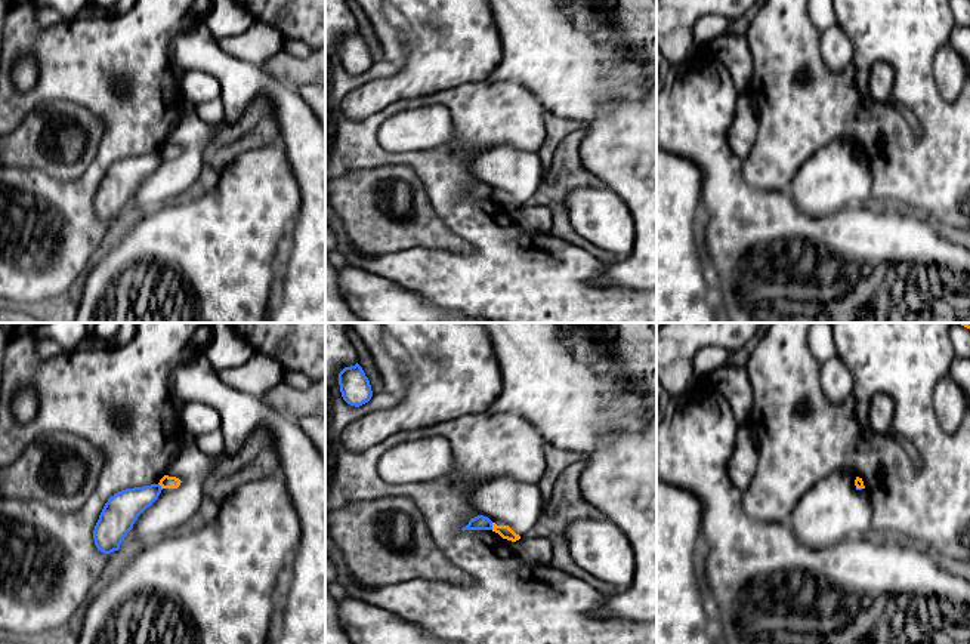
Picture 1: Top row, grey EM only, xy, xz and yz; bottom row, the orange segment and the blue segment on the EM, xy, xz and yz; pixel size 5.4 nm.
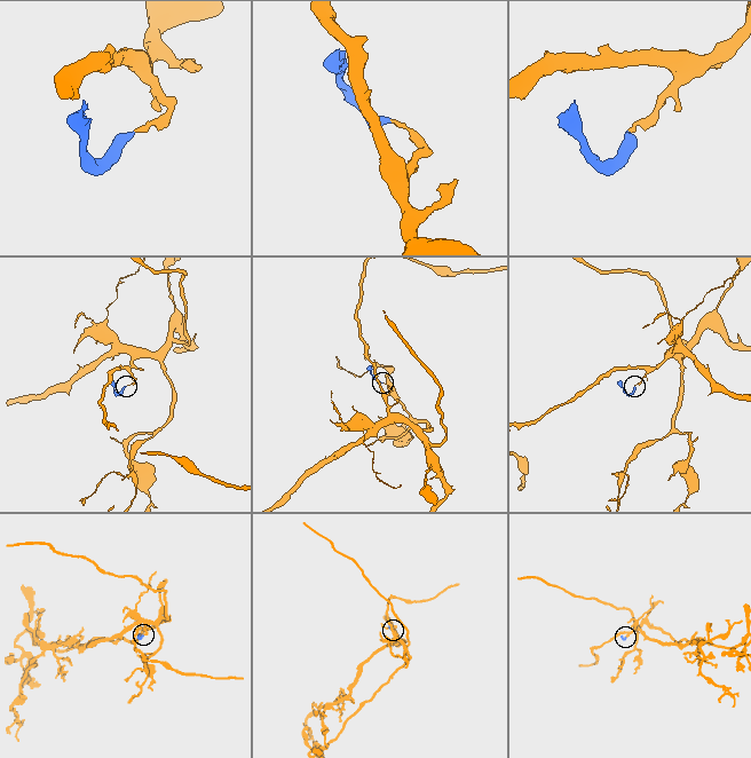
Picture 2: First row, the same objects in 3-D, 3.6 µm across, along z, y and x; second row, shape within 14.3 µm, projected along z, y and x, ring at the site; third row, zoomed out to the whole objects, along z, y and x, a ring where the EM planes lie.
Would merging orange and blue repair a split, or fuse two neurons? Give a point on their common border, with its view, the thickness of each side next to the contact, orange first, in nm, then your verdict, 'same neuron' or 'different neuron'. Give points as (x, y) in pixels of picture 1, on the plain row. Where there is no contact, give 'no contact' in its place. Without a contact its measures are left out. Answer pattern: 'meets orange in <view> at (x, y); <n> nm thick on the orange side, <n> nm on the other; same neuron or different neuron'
meets orange in xz at (493, 194); 70 nm thick on the orange side, 80 nm on the other; different neuron

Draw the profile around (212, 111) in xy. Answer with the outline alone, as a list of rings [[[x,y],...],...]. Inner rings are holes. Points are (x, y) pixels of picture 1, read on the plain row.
[[[220,99],[195,105],[197,115],[207,124],[220,124],[225,115],[225,104]]]

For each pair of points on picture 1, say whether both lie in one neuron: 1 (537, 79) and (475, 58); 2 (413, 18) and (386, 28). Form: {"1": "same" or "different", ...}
{"1": "different", "2": "different"}

